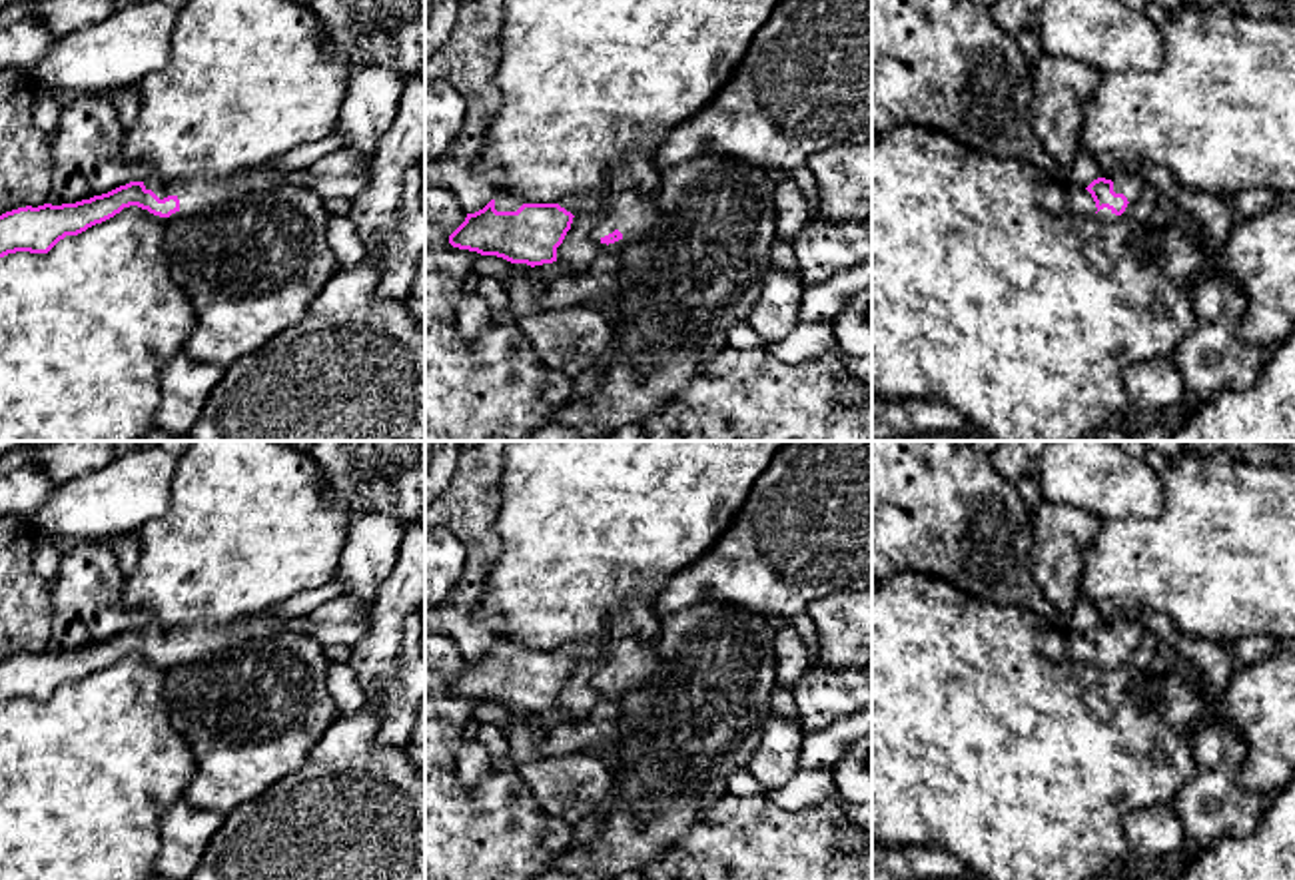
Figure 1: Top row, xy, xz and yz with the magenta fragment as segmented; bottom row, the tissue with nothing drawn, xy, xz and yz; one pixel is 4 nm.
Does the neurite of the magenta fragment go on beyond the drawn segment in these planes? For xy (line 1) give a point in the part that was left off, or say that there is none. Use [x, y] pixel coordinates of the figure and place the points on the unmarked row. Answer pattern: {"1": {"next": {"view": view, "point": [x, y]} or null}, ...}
{"1": {"next": {"view": "xy", "point": [198, 641]}}}

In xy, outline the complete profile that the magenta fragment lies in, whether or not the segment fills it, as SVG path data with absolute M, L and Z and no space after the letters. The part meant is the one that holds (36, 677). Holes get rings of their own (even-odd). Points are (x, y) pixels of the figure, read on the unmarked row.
M271 611L198 627L164 627L152 619L142 629L76 651L18 655L0 662L0 704L16 698L48 700L66 682L78 682L130 653L166 672L233 645L279 635L287 621Z

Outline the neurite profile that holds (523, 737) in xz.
M513 710L511 724L501 732L543 812L575 824L611 792L613 766L603 748L541 756L535 750L545 738L545 726L535 724L527 710Z

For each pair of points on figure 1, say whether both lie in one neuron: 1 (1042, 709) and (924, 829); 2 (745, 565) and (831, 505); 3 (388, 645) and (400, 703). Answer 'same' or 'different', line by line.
1: same
2: same
3: same

